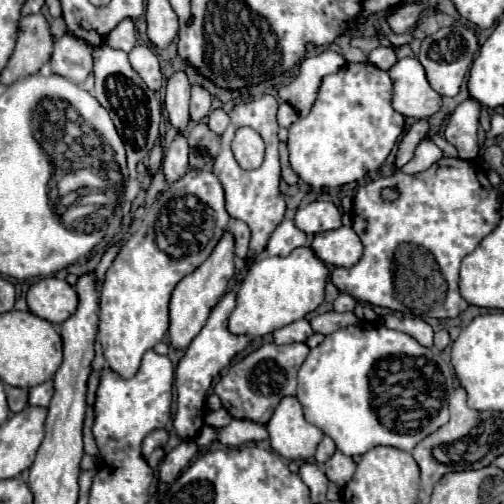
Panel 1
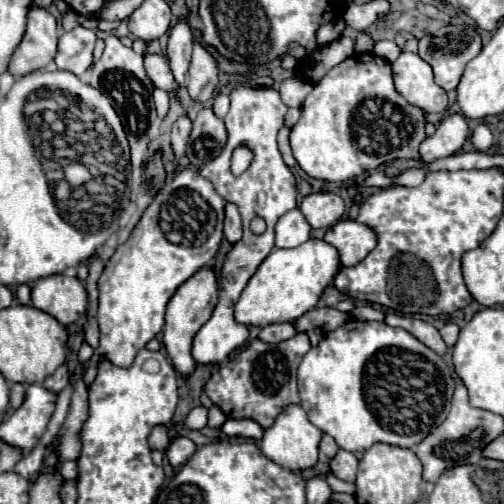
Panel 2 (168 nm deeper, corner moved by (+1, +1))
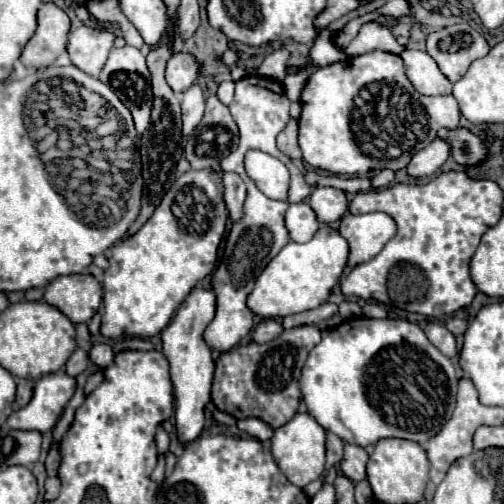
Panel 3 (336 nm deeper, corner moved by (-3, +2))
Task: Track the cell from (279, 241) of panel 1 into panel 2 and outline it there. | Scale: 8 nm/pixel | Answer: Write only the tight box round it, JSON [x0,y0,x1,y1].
[275,209,311,247]

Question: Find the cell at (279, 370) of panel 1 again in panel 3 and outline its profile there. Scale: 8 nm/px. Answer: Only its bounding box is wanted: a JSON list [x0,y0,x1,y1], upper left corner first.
[211,326,321,428]

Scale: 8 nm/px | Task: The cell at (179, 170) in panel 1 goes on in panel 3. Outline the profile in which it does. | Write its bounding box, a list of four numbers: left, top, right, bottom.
[181,84,205,134]

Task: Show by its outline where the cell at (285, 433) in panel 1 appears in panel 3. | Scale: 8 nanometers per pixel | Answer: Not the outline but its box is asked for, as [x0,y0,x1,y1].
[271,414,325,488]

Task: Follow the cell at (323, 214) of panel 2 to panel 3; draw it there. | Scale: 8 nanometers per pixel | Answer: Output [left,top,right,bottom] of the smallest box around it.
[309,186,349,224]

